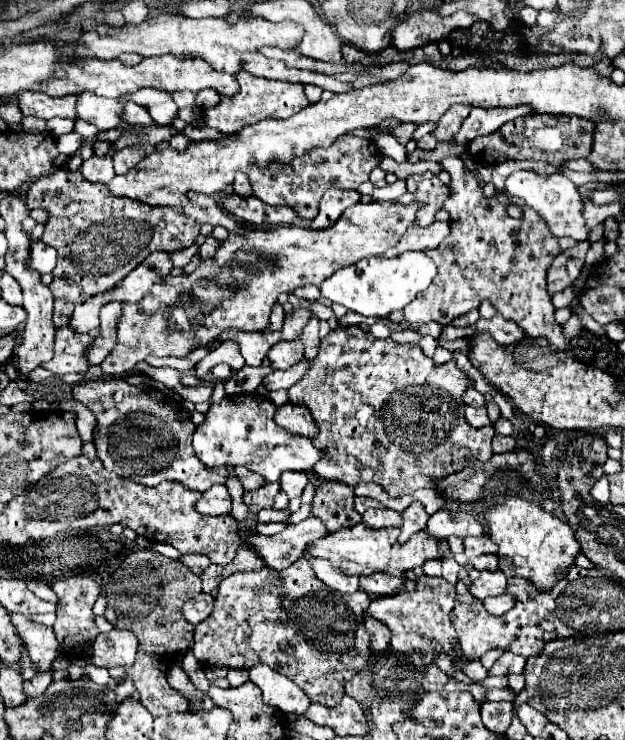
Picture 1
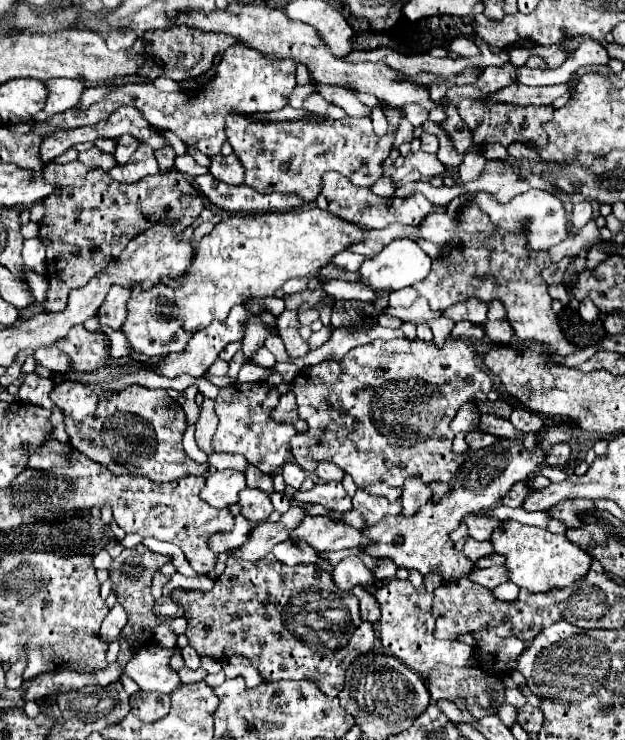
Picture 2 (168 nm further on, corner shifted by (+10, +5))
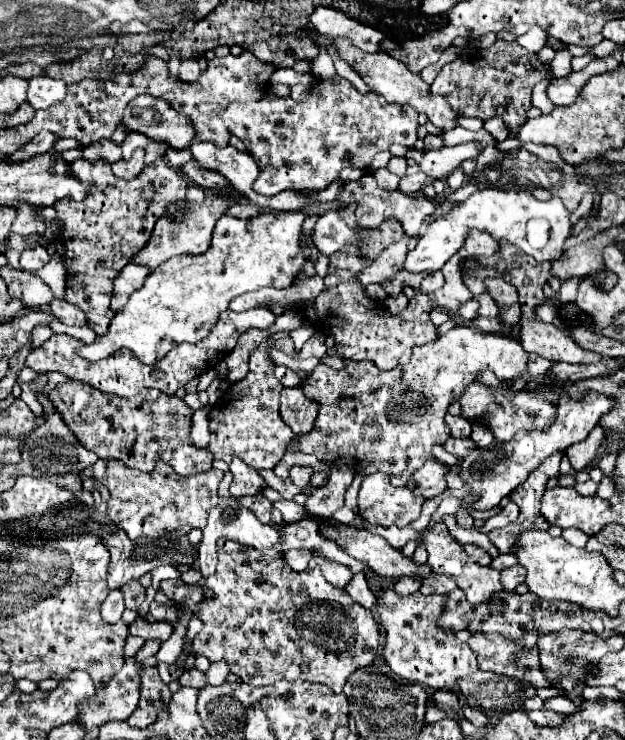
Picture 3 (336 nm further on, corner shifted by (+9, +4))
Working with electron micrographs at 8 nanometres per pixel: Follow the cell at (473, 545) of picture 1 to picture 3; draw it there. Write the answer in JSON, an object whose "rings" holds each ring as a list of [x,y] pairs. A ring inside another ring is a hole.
{"rings":[[[466,544],[464,550],[466,550],[466,554],[468,554],[476,564],[480,564],[480,566],[488,566],[488,564],[492,562],[492,556],[490,556],[484,548],[480,548],[480,546],[476,546],[476,544]]]}

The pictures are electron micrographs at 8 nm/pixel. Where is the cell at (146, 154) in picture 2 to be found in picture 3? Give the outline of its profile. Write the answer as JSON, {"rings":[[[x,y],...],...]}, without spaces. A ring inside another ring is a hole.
{"rings":[[[144,148],[134,150],[130,160],[120,160],[118,164],[112,166],[112,172],[122,178],[122,180],[134,180],[134,176],[138,176],[144,168]]]}

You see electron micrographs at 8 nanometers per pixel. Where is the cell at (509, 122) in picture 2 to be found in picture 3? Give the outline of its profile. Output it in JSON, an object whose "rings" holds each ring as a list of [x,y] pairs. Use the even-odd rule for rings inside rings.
{"rings":[[[498,40],[492,48],[468,48],[462,56],[446,64],[436,80],[432,82],[432,92],[448,100],[448,104],[462,116],[474,116],[480,120],[490,120],[502,116],[510,130],[522,126],[528,116],[526,112],[532,106],[532,88],[540,78],[550,78],[550,68],[538,60],[536,54],[526,52],[516,42]]]}

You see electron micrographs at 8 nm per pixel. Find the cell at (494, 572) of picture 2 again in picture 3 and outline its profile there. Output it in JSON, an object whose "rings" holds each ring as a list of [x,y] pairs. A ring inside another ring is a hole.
{"rings":[[[518,564],[500,572],[500,582],[502,582],[502,588],[506,592],[514,592],[514,588],[524,582],[524,578],[526,578],[526,570]]]}

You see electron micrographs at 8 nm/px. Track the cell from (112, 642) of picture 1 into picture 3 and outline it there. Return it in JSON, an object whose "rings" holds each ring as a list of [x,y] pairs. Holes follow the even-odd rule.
{"rings":[[[112,590],[108,594],[108,598],[102,602],[102,618],[108,624],[114,624],[122,618],[124,612],[124,600],[122,600],[122,592],[120,590]]]}

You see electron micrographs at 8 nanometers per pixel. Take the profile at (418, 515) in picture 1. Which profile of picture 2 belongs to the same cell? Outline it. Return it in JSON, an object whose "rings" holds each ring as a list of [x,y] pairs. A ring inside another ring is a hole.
{"rings":[[[413,477],[405,481],[405,489],[401,495],[403,501],[403,513],[405,515],[413,515],[417,511],[417,507],[421,507],[423,503],[427,503],[431,499],[431,489],[429,485],[421,479],[421,477]]]}

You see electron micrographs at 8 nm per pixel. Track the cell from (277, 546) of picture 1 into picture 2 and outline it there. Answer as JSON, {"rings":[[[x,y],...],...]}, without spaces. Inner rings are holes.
{"rings":[[[307,515],[301,525],[291,533],[293,539],[307,541],[317,551],[339,551],[351,547],[365,547],[369,543],[359,529],[345,521],[335,521],[329,515],[311,517]]]}

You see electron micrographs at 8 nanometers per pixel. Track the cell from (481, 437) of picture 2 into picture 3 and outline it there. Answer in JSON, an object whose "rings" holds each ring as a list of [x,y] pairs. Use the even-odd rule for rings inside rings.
{"rings":[[[450,438],[450,440],[444,444],[444,448],[446,448],[448,452],[456,454],[458,458],[464,458],[464,456],[468,456],[468,454],[476,448],[476,444],[474,444],[472,438]]]}

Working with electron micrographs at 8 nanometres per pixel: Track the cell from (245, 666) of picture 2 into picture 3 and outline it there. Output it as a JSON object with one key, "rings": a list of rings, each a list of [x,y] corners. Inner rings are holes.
{"rings":[[[214,662],[212,666],[210,666],[210,670],[206,672],[206,678],[208,678],[208,682],[212,684],[212,686],[220,686],[220,684],[224,684],[224,680],[228,678],[228,674],[230,674],[230,666],[224,662]]]}

